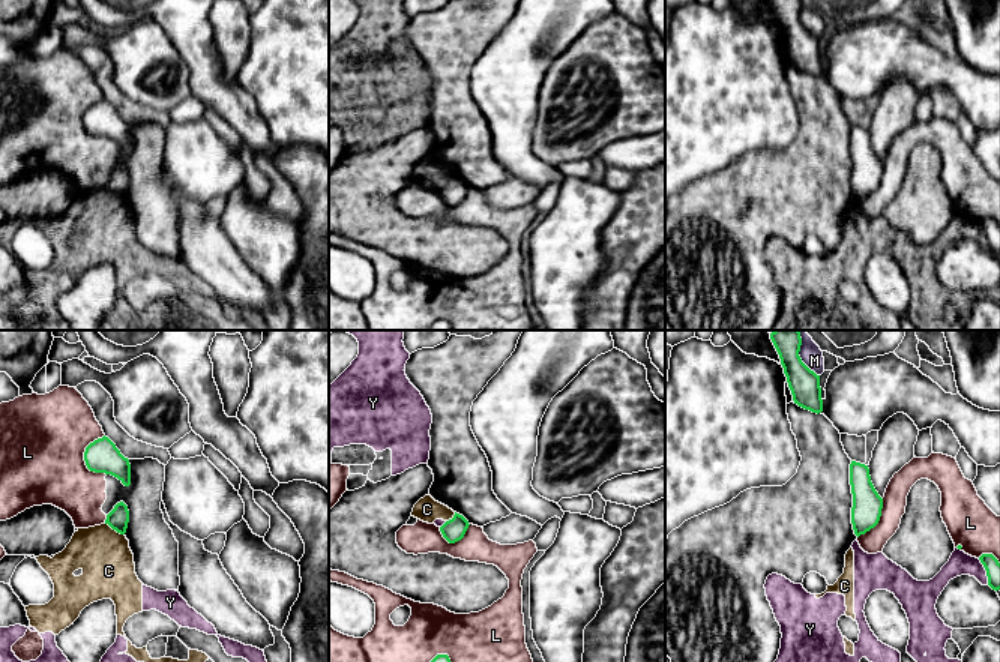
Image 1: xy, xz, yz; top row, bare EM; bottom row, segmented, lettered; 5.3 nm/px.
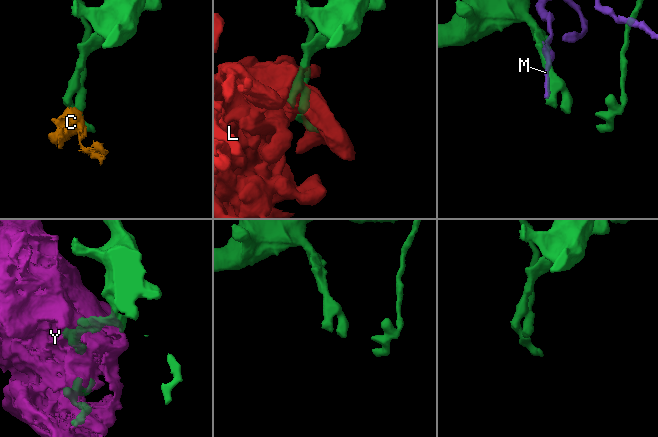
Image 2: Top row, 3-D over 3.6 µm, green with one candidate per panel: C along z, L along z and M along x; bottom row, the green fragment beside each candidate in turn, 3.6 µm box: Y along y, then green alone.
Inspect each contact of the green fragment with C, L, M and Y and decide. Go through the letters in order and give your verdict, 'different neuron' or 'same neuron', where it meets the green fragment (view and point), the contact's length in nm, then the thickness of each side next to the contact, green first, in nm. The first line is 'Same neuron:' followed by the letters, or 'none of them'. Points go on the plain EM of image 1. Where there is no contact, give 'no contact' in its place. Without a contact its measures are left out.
Same neuron: none of them
C: different neuron | xy (114, 192) | 120 nm | 110/280 nm
L: different neuron | xy (84, 122) | 220 nm | 180/460 nm
M: different neuron | yz (799, 21) | 240 nm | 160/120 nm
Y: different neuron | yz (987, 236) | 160 nm | 90/130 nm

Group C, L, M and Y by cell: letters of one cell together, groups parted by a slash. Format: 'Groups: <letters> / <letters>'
Groups: C Y / L / M

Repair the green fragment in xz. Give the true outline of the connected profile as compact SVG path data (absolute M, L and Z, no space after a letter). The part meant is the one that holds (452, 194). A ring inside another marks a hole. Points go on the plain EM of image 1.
M455 176L453 182L440 191L440 195L449 207L455 207L464 201L468 189L468 185Z

